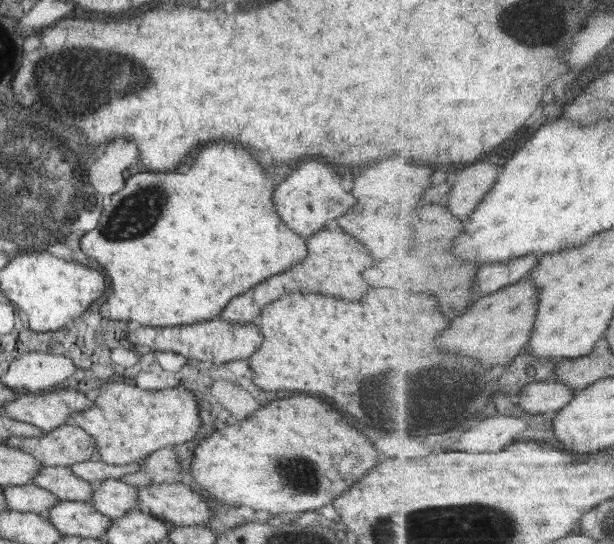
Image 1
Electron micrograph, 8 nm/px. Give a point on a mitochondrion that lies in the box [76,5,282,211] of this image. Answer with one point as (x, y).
(130, 82)

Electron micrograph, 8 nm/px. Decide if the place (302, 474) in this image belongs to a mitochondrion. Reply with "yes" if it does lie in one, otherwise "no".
yes

